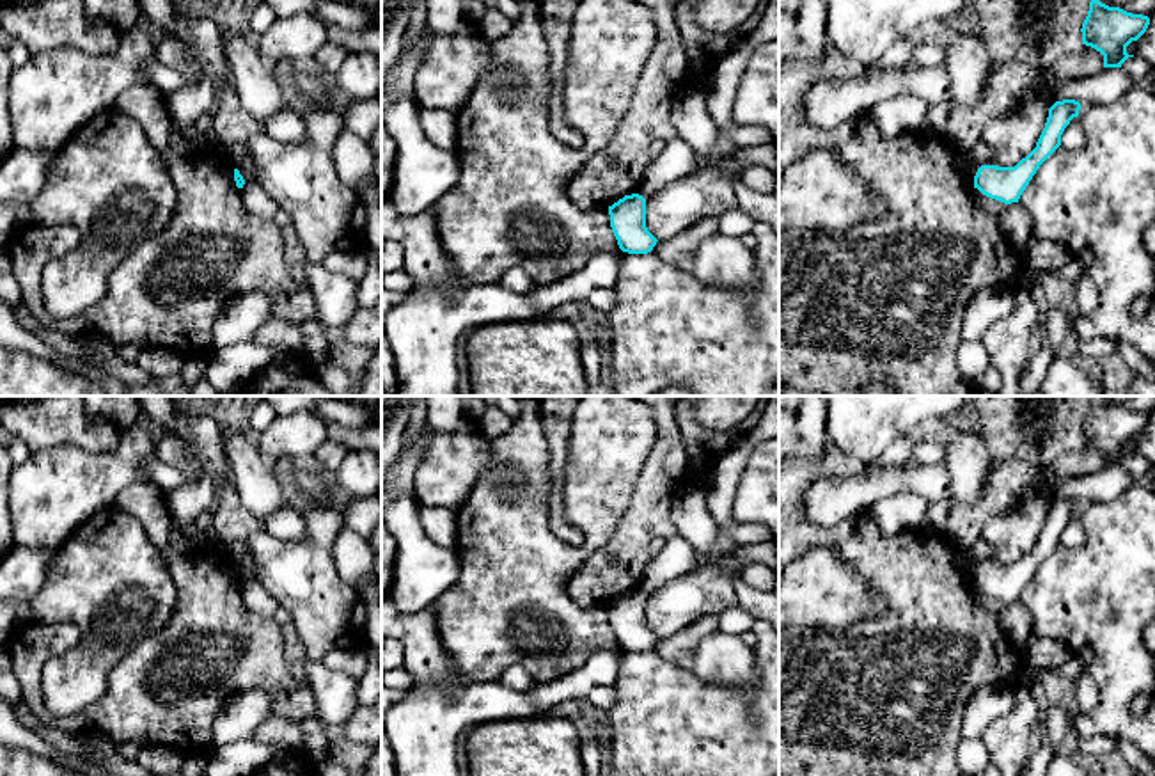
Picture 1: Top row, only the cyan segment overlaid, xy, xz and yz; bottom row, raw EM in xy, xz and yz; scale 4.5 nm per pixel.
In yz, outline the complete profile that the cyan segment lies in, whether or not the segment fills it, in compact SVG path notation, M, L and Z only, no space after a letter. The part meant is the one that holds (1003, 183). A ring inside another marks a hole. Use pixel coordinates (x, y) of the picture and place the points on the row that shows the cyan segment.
M1075 99L1056 101L1049 108L1036 147L1015 167L981 165L974 176L974 188L1004 204L1018 202L1040 165L1061 146L1061 135L1079 110L1080 103Z

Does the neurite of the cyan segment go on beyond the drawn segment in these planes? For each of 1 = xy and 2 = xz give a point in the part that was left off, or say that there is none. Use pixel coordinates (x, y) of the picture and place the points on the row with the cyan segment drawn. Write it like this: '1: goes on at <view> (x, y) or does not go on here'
1: does not go on here
2: does not go on here

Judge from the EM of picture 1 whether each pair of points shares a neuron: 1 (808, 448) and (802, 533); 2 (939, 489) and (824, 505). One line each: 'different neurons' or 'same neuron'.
1: different neurons
2: same neuron

